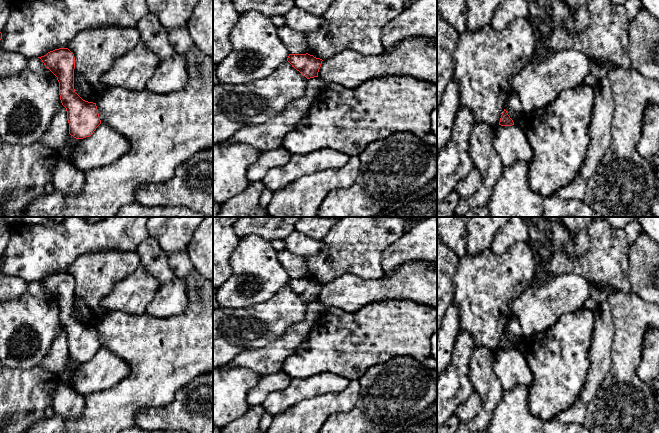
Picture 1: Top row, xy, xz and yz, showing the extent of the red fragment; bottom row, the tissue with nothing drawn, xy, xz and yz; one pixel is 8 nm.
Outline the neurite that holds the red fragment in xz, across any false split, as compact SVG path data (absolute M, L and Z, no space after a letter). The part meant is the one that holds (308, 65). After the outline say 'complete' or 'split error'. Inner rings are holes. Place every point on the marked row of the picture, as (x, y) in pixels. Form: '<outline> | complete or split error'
M308 53L290 54L287 61L307 79L318 77L322 59L316 58Z | complete

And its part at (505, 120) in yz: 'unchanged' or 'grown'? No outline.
unchanged

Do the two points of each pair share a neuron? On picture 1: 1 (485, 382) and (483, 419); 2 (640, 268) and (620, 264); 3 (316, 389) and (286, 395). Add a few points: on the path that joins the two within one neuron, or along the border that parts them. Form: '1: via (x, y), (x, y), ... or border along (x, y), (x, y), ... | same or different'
1: via (487, 391), (487, 410) | same
2: border along (628, 246), (627, 279), (631, 289) | different
3: via (309, 389), (299, 389), (293, 393) | same

